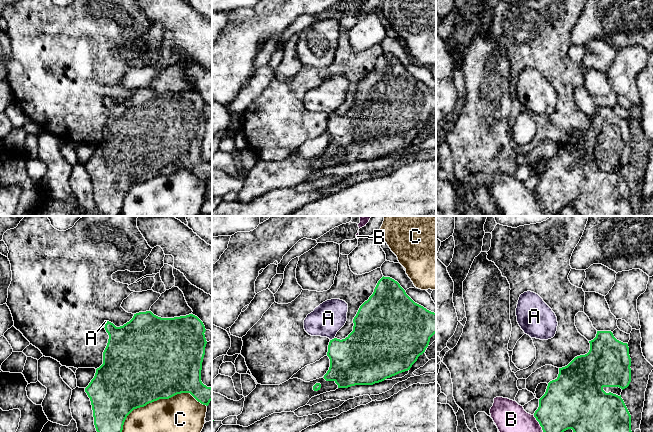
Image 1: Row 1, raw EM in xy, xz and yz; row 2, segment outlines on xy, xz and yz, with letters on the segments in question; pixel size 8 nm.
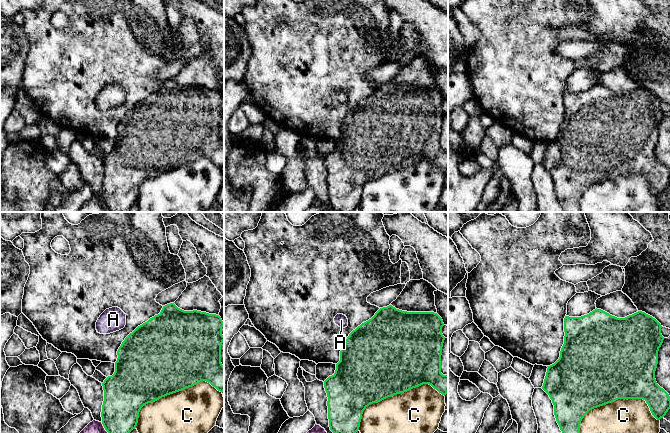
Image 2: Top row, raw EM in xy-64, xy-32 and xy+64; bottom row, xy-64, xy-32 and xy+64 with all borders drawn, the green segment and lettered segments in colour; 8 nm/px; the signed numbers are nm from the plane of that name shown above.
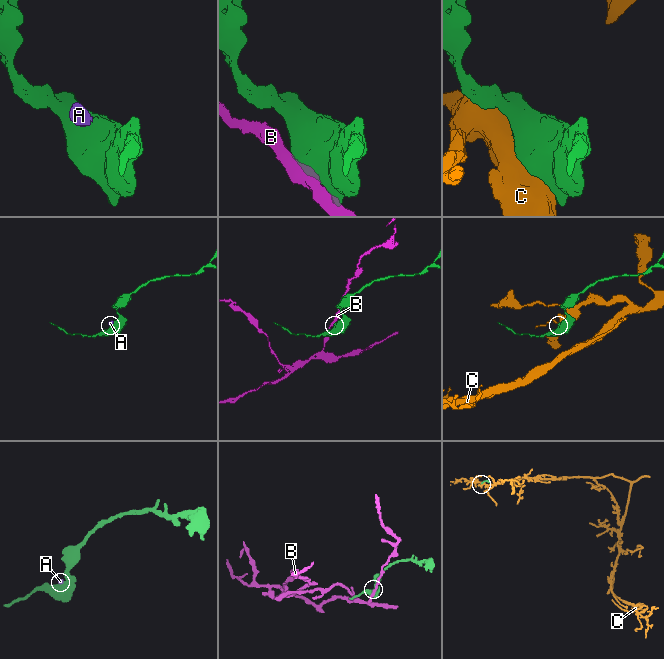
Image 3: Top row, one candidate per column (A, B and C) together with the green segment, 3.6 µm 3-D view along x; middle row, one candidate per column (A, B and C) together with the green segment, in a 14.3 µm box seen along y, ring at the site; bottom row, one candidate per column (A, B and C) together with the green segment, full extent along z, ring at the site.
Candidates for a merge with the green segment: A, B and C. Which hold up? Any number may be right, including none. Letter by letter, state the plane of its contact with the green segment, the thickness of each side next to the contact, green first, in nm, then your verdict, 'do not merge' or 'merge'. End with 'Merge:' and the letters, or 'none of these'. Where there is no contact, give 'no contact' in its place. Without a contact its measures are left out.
A: meets green in xz; 400 nm thick on the green side, 260 nm on the other; merge
B: meets green in yz; 380 nm thick on the green side, 340 nm on the other; do not merge
C: meets green in xy; 500 nm thick on the green side, 500 nm on the other; do not merge
Merge: A

